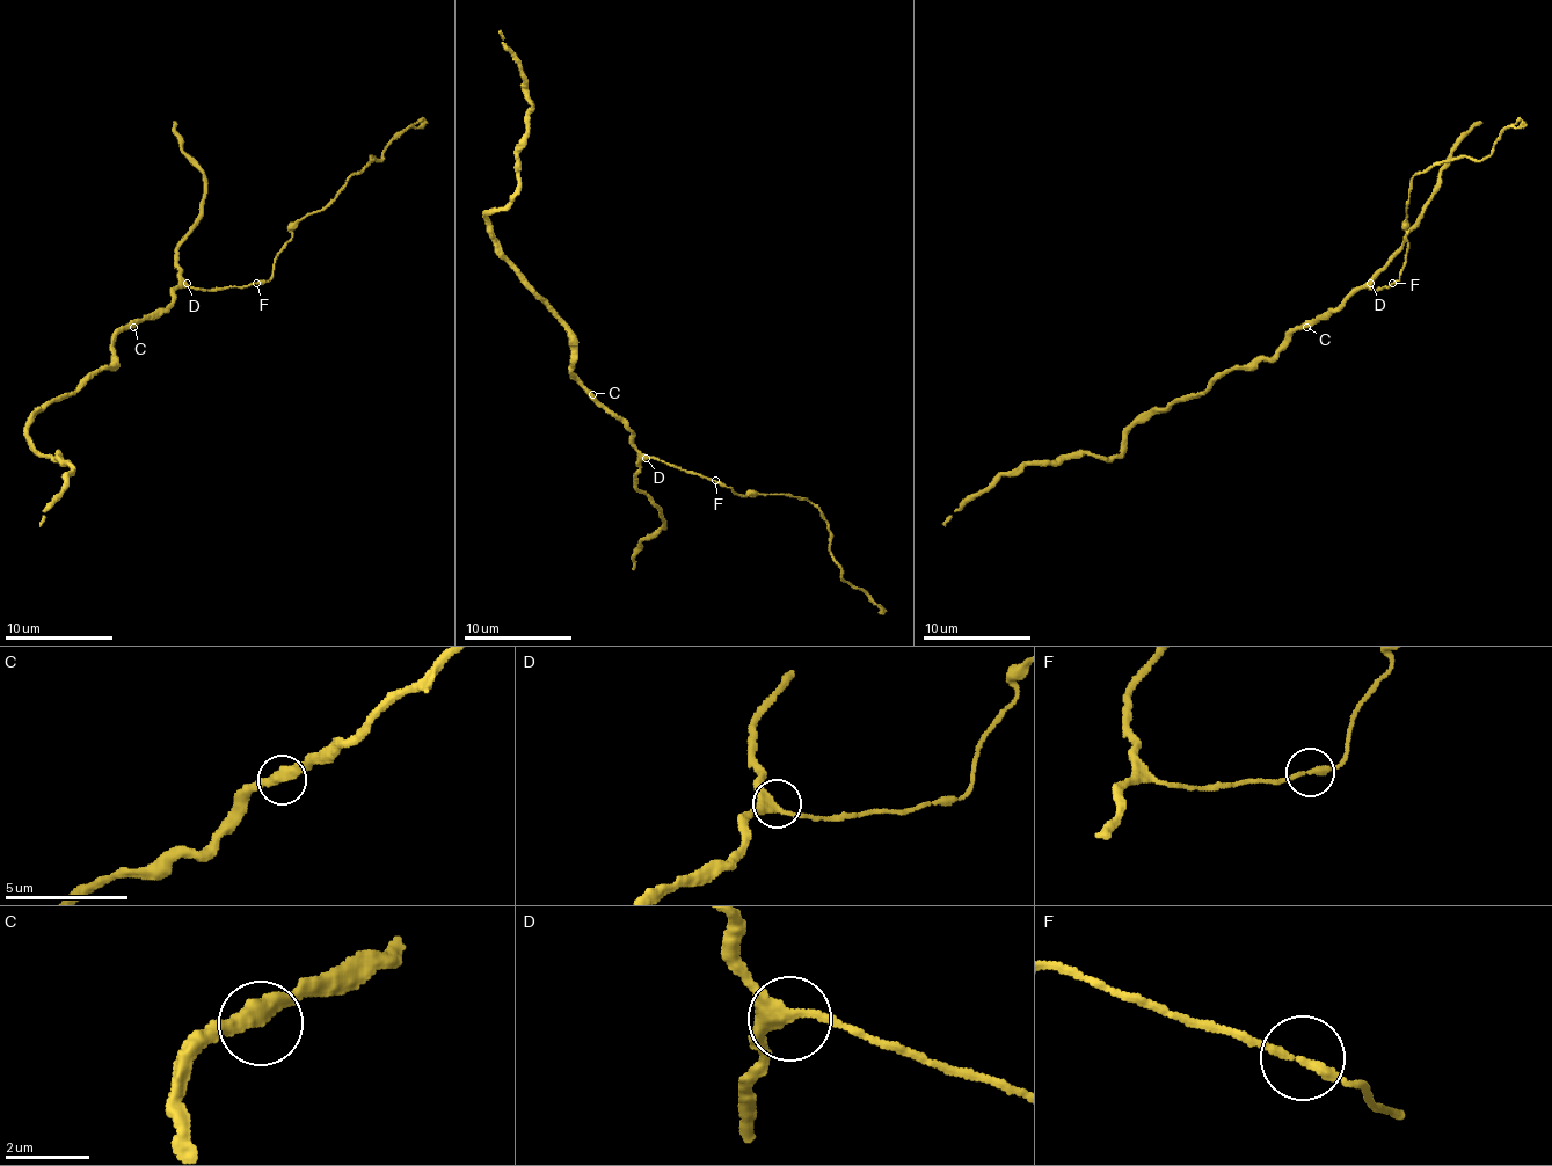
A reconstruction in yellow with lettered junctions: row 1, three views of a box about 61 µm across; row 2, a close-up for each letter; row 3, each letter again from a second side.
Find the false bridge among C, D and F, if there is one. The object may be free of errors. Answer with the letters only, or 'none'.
none

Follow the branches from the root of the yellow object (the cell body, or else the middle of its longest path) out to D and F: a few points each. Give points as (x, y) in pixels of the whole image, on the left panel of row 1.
D: (131, 321), (155, 319), (170, 303), (170, 294), (187, 283)
F: (131, 321), (155, 319), (170, 303), (170, 294), (179, 286), (227, 289), (257, 283)

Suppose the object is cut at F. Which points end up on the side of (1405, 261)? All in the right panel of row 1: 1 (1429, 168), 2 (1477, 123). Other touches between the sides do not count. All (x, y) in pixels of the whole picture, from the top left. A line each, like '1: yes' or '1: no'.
1: yes
2: no

